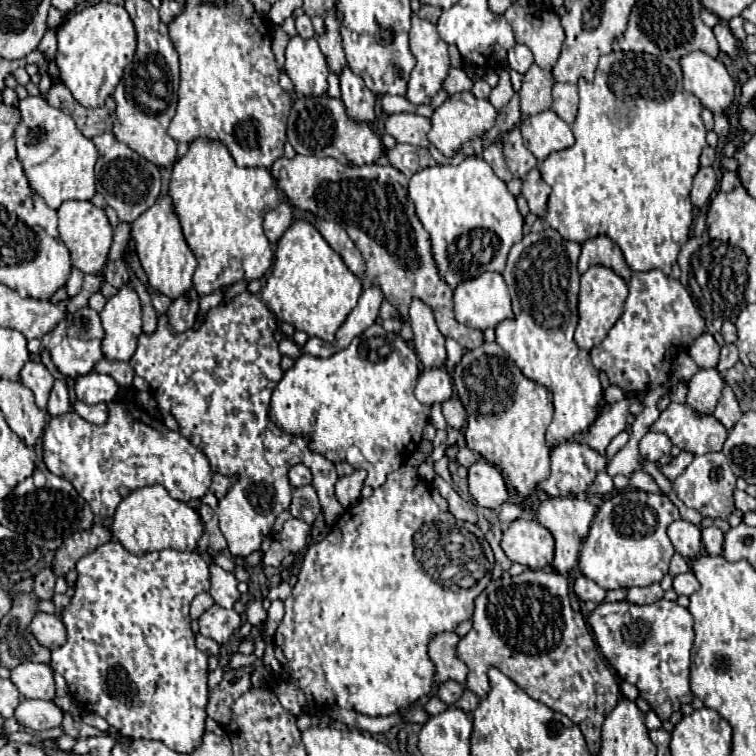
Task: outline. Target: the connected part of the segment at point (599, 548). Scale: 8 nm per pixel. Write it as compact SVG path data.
M641 490L615 492L599 508L591 532L579 552L581 572L605 590L649 586L659 582L669 570L675 548L667 536L667 526L681 518L679 510L661 494Z

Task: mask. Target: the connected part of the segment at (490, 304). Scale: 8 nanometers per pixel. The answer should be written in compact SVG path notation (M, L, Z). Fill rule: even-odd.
M495 272L459 282L453 290L453 298L457 322L471 328L487 330L513 316L507 284L503 282L503 276Z

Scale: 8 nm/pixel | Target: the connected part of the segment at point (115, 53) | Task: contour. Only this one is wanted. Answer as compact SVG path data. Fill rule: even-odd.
M95 4L85 10L67 16L67 20L57 30L57 56L61 82L71 90L73 98L87 106L103 106L105 100L115 92L119 78L123 76L125 66L133 60L135 54L135 28L129 20L129 14L119 4Z

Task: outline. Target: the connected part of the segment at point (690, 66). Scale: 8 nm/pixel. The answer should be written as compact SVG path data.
M691 52L681 58L681 68L683 68L683 84L685 90L695 94L699 102L711 110L713 114L727 114L727 110L735 104L735 82L725 70L723 62L703 54L703 52Z

